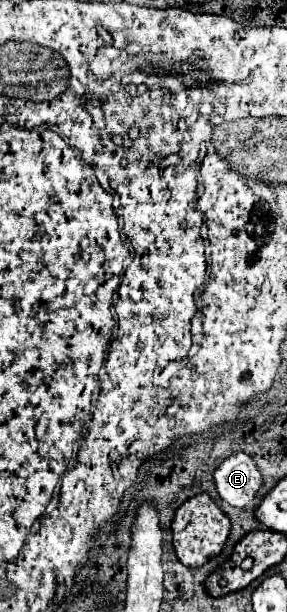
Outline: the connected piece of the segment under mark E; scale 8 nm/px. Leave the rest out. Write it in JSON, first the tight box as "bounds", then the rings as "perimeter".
{"bounds":[213,453,263,507],"perimeter":[[[247,453],[227,457],[213,473],[215,489],[223,501],[233,507],[245,507],[255,499],[263,479]]]}

